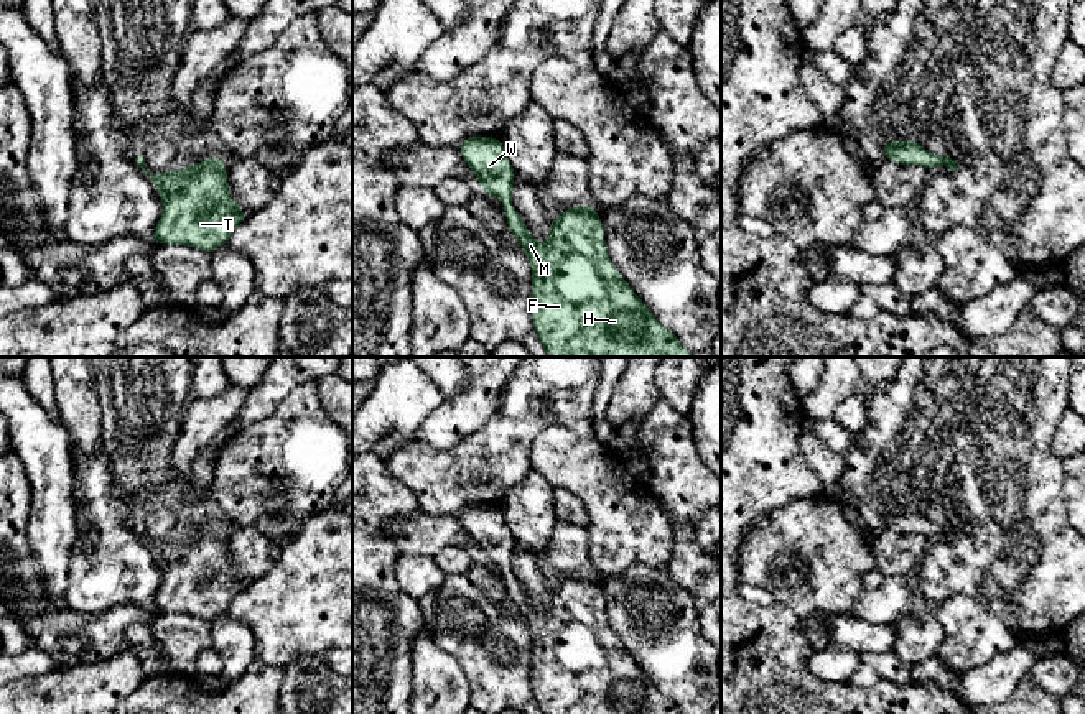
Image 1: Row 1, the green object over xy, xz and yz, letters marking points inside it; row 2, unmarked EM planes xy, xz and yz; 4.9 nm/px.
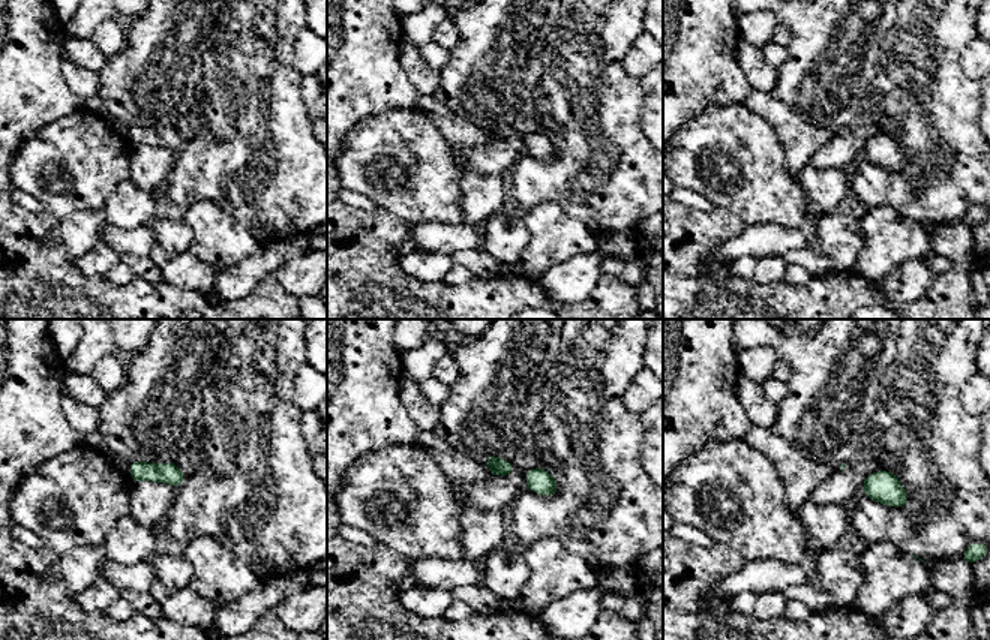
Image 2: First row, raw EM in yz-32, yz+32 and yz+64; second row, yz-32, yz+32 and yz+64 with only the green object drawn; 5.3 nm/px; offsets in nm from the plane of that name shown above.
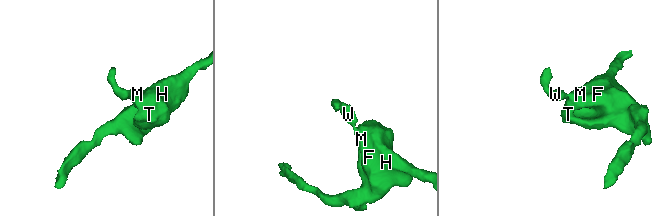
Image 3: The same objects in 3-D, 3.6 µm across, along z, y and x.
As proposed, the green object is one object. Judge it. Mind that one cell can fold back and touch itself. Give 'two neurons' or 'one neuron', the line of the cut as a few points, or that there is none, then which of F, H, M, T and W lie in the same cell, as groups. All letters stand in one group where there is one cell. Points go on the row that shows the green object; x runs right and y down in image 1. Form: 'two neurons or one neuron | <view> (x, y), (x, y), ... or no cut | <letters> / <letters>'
one neuron | no cut | F H M T W

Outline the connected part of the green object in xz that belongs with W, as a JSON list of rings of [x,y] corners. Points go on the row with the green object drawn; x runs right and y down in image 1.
[[[499,137],[464,138],[458,151],[469,169],[477,176],[479,188],[504,204],[509,230],[529,257],[532,271],[532,324],[540,339],[540,345],[547,350],[548,357],[693,357],[693,352],[680,344],[677,334],[655,319],[652,311],[634,293],[626,278],[612,265],[604,242],[601,216],[594,207],[566,207],[558,217],[552,219],[550,237],[542,245],[530,235],[527,224],[510,204],[512,191],[515,189],[515,169],[507,158]]]

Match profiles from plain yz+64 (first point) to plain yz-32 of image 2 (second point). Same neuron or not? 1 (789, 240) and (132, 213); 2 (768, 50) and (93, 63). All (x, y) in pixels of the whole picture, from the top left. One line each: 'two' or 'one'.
1: two
2: one

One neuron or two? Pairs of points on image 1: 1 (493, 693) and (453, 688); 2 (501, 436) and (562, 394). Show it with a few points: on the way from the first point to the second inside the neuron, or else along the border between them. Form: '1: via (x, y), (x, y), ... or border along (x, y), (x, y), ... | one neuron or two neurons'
1: border along (450, 655), (465, 673), (470, 696) | two neurons
2: via (517, 420), (534, 397), (545, 390) | one neuron

